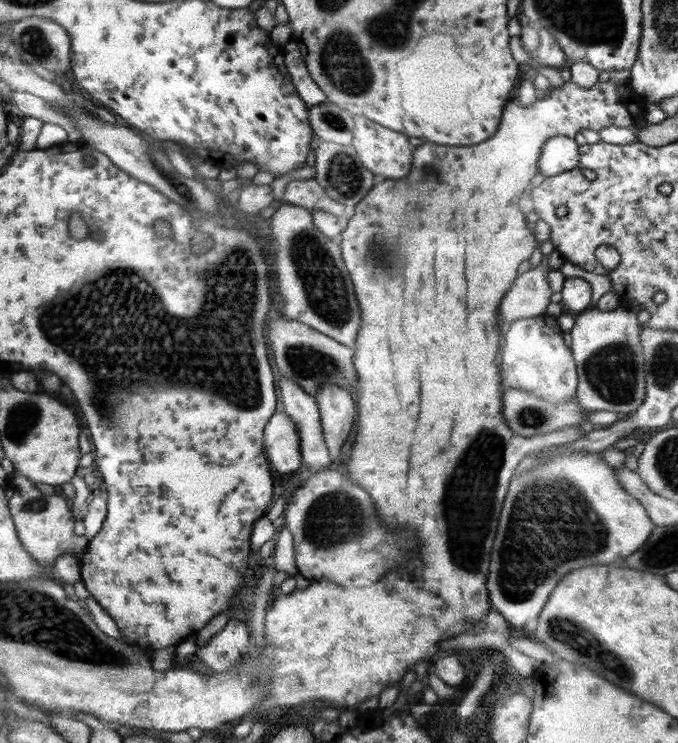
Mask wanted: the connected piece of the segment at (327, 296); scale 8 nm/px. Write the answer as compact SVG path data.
M281 202L278 209L271 216L269 225L270 240L272 240L272 244L274 244L274 254L272 254L272 256L274 256L274 262L276 262L274 264L274 272L278 274L278 276L276 276L276 286L278 286L278 290L280 290L278 294L280 294L280 296L282 296L282 300L284 300L284 306L286 306L286 308L282 308L282 310L284 310L284 314L286 314L286 318L303 322L304 324L310 326L310 328L315 328L318 332L321 332L322 334L337 340L340 344L354 349L358 329L360 328L361 323L361 310L355 295L353 282L351 281L350 274L348 273L345 262L343 261L343 256L339 244L336 244L325 234L322 234L322 231L318 230L314 224L312 213L309 210L302 208L301 206Z

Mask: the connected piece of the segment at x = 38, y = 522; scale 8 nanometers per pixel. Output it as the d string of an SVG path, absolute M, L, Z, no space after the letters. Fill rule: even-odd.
M14 471L11 475L14 494L8 502L10 516L15 524L20 543L26 552L40 565L51 568L57 558L66 553L80 553L86 549L88 539L84 535L76 535L75 520L68 508L64 495L42 494L35 484L20 472Z

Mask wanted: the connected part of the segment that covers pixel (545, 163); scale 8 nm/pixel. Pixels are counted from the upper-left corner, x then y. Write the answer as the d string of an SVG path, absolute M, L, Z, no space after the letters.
M550 137L540 155L540 172L554 176L573 169L579 161L579 144L567 137Z

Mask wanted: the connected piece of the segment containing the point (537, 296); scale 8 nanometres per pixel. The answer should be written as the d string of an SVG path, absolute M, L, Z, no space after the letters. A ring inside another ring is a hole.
M544 257L537 268L517 275L499 306L501 328L505 329L513 320L532 318L546 311L553 293L547 279L548 272L552 269L548 267Z

